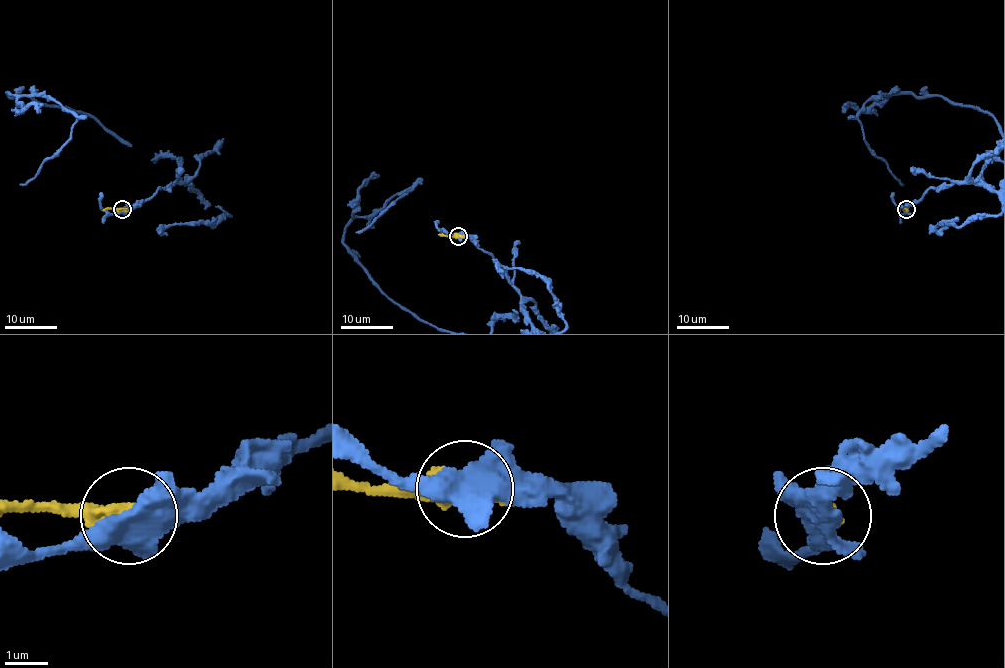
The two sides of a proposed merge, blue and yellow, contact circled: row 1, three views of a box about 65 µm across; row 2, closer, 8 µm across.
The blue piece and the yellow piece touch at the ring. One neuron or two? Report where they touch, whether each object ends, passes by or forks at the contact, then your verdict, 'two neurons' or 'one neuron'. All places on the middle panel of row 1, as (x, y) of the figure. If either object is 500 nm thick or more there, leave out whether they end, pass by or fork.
place (458, 236); two neurons

